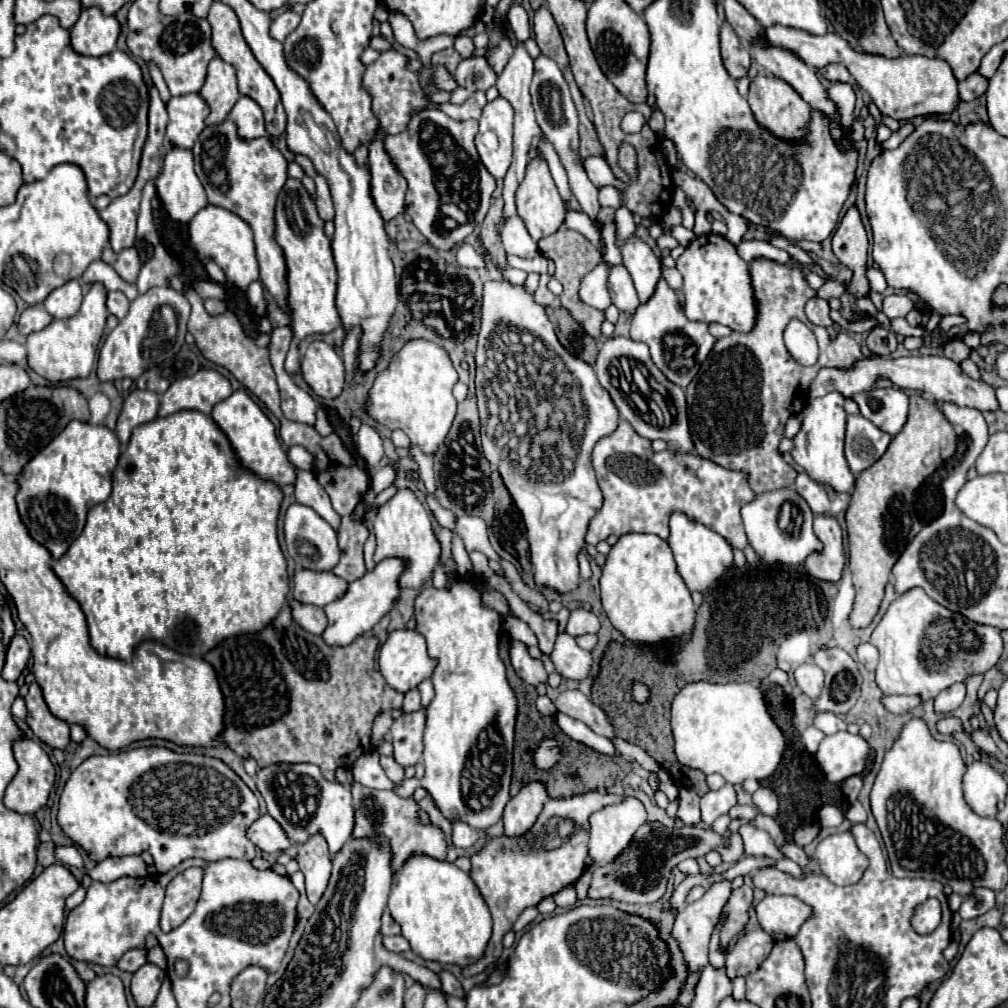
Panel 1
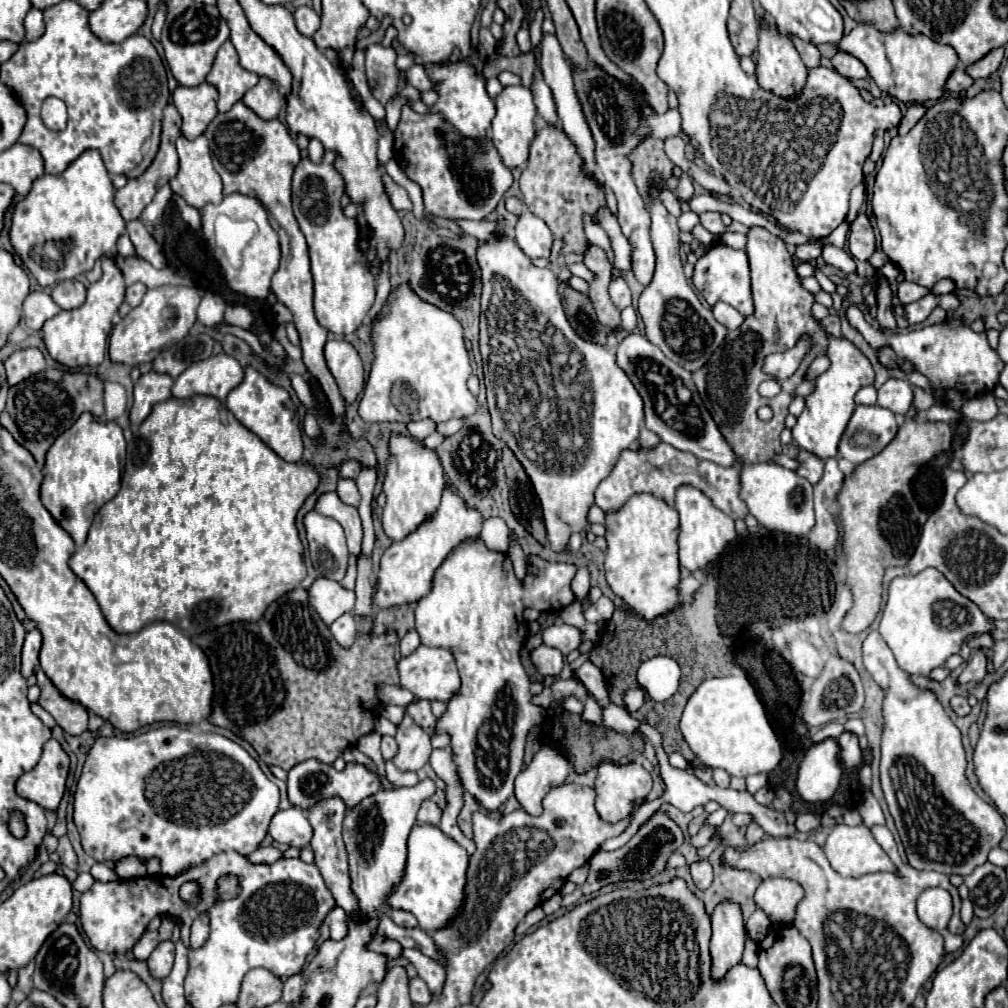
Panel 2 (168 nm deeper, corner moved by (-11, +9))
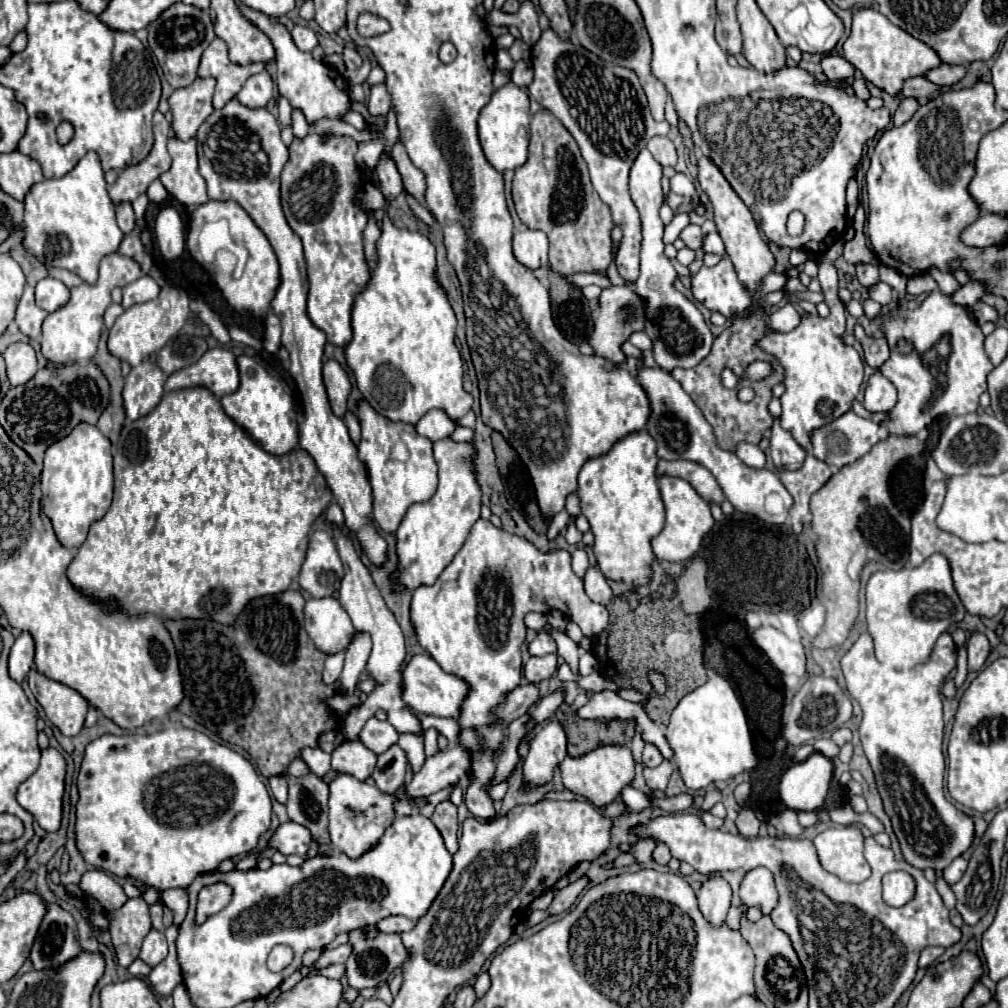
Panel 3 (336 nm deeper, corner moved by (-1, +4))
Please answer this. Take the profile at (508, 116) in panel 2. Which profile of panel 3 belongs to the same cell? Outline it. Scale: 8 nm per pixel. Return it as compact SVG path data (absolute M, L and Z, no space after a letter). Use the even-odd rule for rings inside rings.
M514 82L504 84L502 88L494 90L490 102L480 110L478 118L478 132L480 144L488 162L498 170L514 170L522 166L528 158L528 142L530 142L530 98L528 92Z

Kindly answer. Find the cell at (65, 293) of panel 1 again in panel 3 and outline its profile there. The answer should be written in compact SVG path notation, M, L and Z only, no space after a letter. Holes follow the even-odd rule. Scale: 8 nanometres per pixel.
M44 278L36 284L36 304L46 312L54 312L70 300L70 290L54 278Z

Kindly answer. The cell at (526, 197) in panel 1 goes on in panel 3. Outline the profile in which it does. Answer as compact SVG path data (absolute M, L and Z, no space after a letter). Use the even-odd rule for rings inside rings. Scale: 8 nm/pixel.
M540 108L530 122L530 154L512 180L512 198L520 220L532 230L544 230L550 240L550 266L562 276L576 272L604 274L612 262L610 208L598 198L588 176L586 162L580 156L576 140L554 120L552 112Z

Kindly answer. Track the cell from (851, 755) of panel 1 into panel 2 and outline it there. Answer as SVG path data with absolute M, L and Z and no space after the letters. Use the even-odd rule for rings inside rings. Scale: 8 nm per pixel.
M844 731L836 741L840 745L840 759L844 759L844 767L852 769L852 767L862 765L862 749L854 733Z

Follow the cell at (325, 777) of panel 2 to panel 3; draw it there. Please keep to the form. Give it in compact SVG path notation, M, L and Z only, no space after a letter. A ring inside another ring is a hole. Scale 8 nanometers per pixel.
M360 738L354 740L344 740L334 752L332 752L332 768L324 776L326 782L330 782L336 774L346 772L356 776L358 780L366 780L376 764L376 754L370 752Z

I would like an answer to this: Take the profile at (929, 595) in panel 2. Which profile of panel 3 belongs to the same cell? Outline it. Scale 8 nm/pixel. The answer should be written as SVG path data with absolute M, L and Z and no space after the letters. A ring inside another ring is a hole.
M942 554L930 556L920 566L878 570L866 584L866 622L874 638L876 658L898 670L924 664L938 636L952 630L964 618L964 612L952 584L950 562Z

